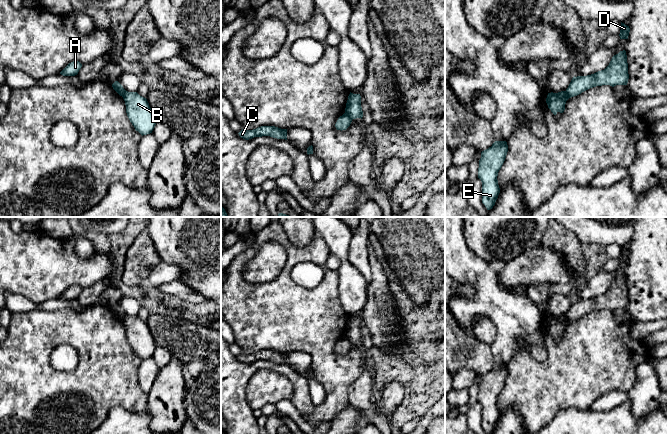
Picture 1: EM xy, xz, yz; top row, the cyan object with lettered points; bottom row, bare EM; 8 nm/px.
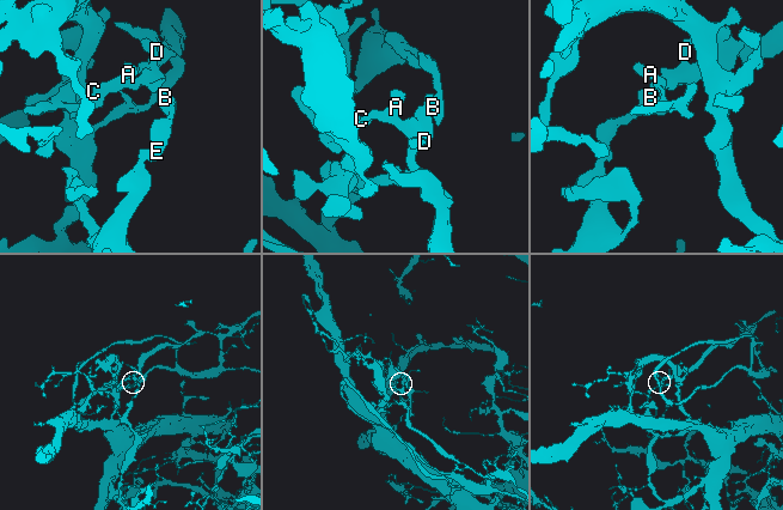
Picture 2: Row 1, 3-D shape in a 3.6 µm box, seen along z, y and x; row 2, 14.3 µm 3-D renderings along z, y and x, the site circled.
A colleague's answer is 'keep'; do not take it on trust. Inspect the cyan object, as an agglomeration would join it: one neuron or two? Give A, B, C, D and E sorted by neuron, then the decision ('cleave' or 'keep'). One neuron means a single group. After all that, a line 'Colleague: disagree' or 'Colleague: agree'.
A C D / B E | cleave
Colleague: disagree

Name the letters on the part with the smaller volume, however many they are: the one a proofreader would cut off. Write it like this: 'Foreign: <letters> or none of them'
Foreign: A, C, D

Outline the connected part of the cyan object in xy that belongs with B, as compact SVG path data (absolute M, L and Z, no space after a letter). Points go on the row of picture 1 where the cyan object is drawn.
M128 91L122 97L125 101L127 116L135 130L142 136L152 133L157 122L147 99L137 92Z

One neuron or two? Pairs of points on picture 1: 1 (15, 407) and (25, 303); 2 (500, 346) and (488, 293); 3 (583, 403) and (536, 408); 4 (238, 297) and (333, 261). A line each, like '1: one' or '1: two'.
1: two
2: one
3: one
4: two

